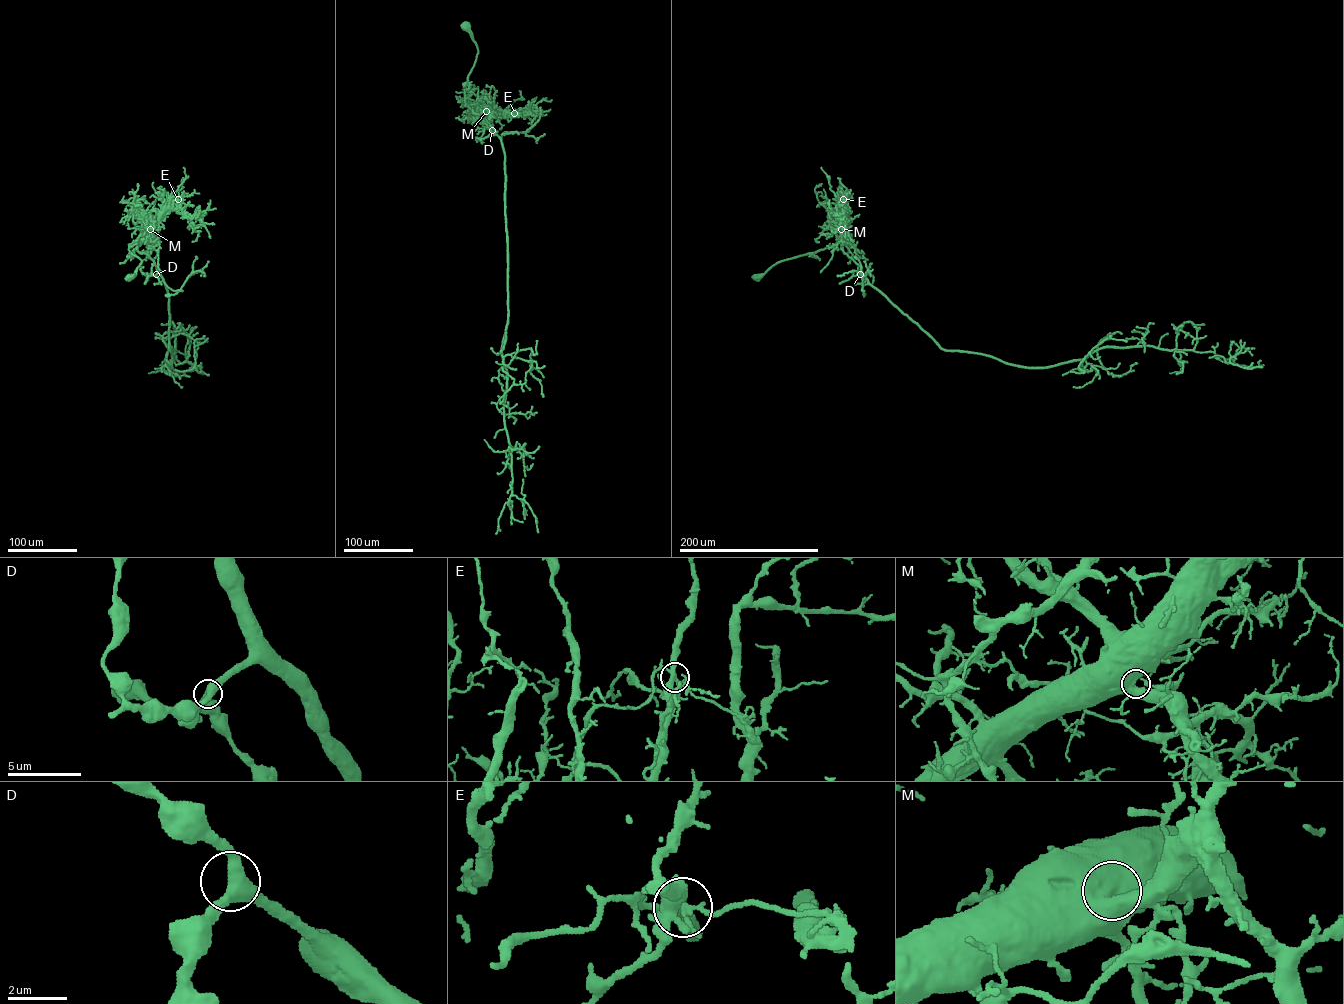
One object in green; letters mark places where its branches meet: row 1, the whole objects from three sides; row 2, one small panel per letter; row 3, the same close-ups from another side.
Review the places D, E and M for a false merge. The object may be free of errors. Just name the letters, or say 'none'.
E

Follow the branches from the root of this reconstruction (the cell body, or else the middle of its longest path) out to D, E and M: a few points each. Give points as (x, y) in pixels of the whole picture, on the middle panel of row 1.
D: (464, 26), (478, 50), (468, 75), (465, 102), (477, 113), (474, 114), (484, 117), (492, 130)
E: (464, 26), (478, 50), (464, 90), (466, 105), (474, 113), (502, 110), (513, 113)
M: (464, 26), (478, 50), (468, 75), (465, 102), (473, 112), (486, 111)

